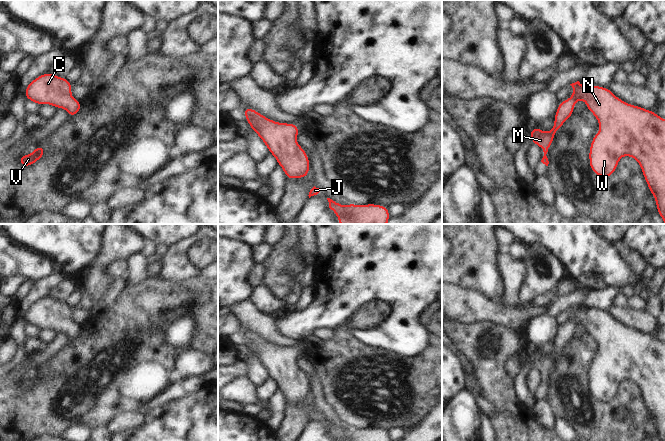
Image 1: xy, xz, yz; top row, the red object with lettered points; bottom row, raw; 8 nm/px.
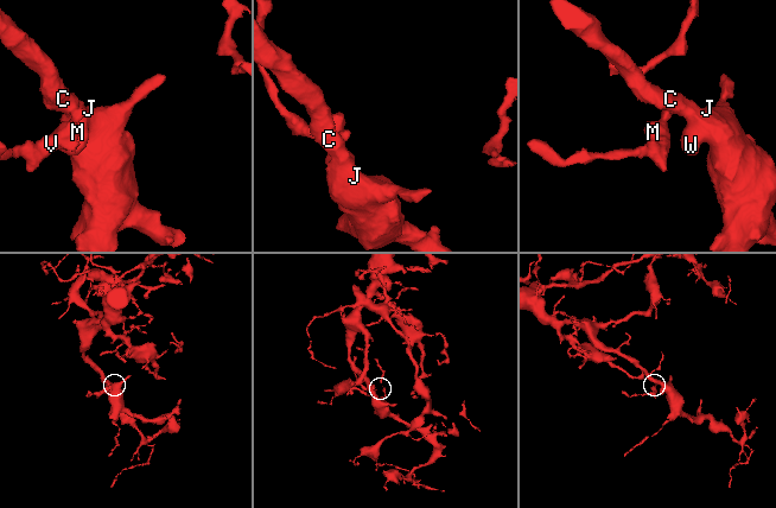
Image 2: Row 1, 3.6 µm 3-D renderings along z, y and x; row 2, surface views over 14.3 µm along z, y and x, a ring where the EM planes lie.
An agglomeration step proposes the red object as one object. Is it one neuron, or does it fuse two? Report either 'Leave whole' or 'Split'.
Leave whole

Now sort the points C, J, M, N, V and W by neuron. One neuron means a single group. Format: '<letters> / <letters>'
C J M N V W

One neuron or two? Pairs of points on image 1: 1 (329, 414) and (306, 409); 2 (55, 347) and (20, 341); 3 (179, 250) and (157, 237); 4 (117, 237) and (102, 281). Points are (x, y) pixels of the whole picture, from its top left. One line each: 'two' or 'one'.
1: two
2: two
3: two
4: one

